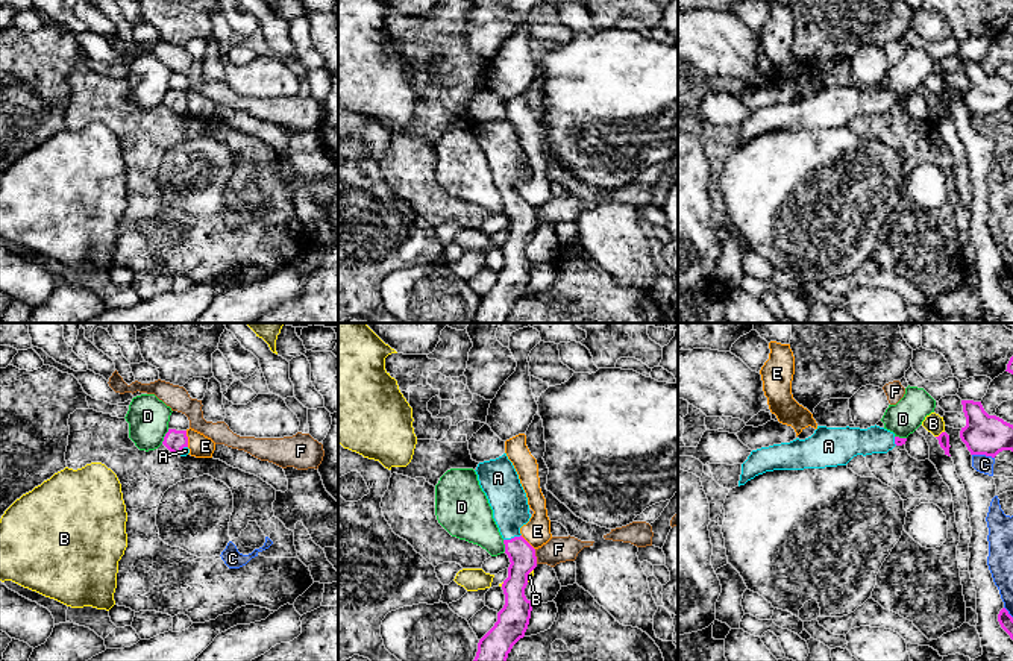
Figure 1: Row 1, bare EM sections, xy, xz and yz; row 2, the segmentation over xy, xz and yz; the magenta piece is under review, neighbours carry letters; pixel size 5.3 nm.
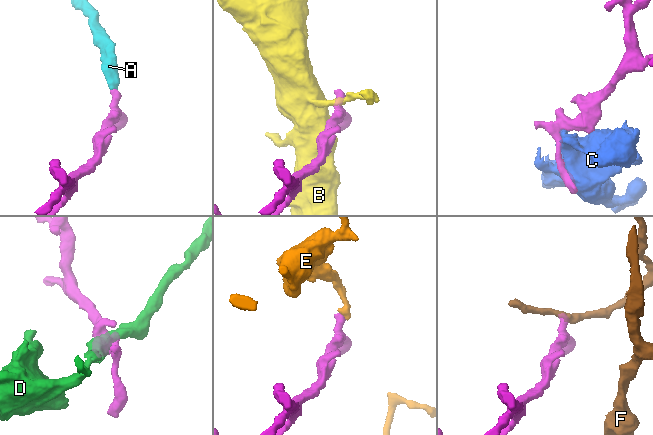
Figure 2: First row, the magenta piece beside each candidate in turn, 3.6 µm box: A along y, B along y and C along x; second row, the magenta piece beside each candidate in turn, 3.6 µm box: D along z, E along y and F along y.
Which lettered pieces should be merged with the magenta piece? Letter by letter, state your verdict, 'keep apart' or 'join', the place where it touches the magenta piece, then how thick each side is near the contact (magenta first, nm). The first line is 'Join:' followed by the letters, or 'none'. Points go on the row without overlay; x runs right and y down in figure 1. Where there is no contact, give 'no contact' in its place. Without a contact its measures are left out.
Join: A
A: join | xz (511, 199) | 140/200 nm
B: keep apart | yz (940, 94) | 60/100 nm
C: keep apart | yz (983, 114) | 220/100 nm
D: keep apart | xy (164, 97) | 110/220 nm
E: keep apart | xy (187, 99) | 110/120 nm
F: keep apart | xz (536, 217) | 140/140 nm

